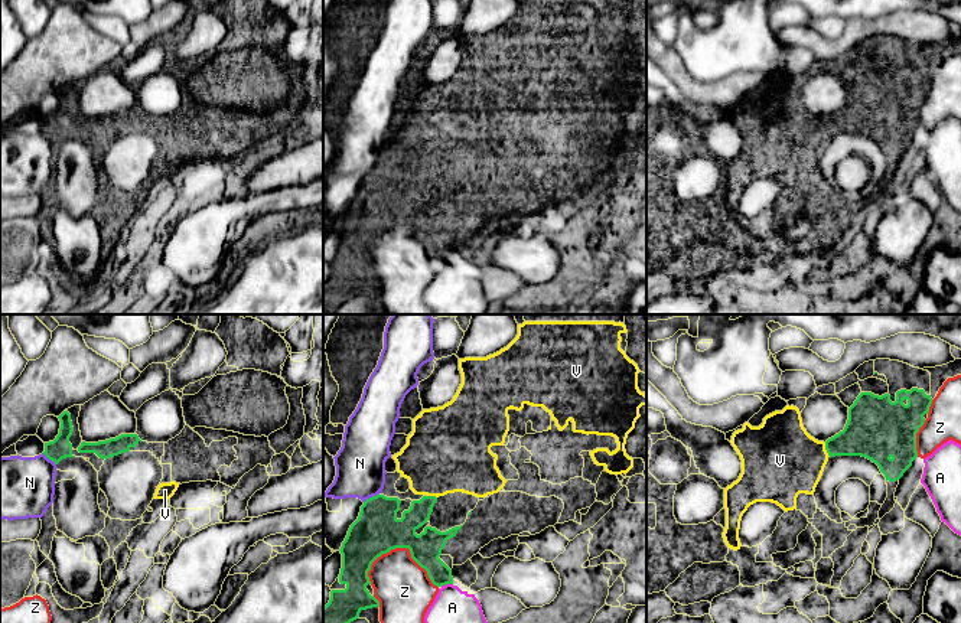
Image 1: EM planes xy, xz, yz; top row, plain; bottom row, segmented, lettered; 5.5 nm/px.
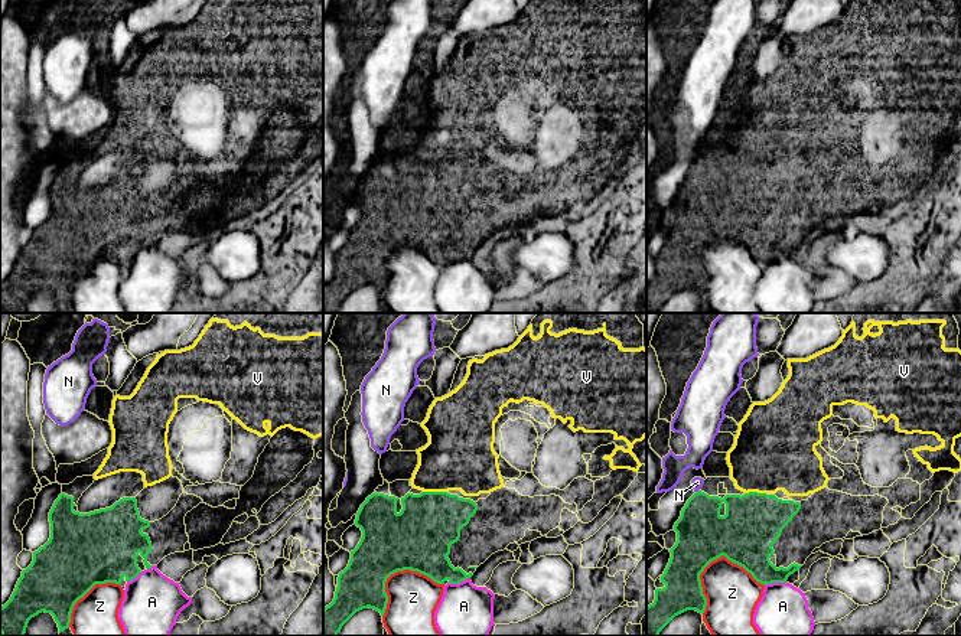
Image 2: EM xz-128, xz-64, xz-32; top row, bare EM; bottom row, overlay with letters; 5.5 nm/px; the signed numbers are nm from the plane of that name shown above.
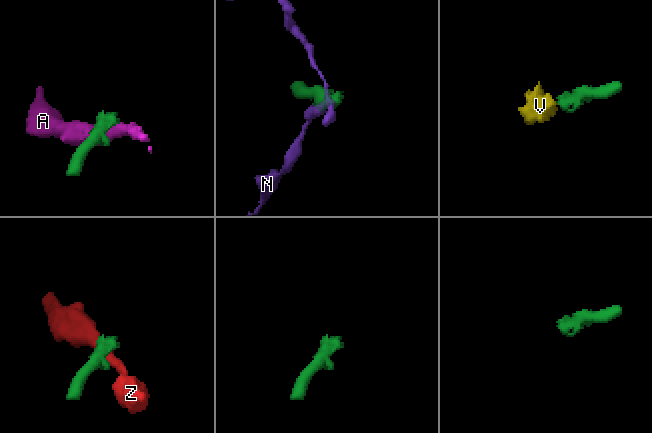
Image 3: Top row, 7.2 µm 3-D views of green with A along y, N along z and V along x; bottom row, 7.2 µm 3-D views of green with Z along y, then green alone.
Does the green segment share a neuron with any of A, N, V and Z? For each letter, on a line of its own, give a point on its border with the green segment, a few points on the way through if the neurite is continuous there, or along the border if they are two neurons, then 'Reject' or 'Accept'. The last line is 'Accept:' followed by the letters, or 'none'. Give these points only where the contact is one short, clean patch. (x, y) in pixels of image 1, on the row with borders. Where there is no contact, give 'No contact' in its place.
A: Touches green at xz (446, 583). Boundary: xz (452, 583), (440, 586). Reject
N: Touches green at xz (373, 496). Boundary: xz (378, 493), (364, 502). Reject
V: Touches green at yz (826, 449). Path across: yz (867, 433), (852, 442), (826, 449), (798, 460), (782, 460). Accept
Z: Touches green at xz (406, 547). Reject
Accept: V

